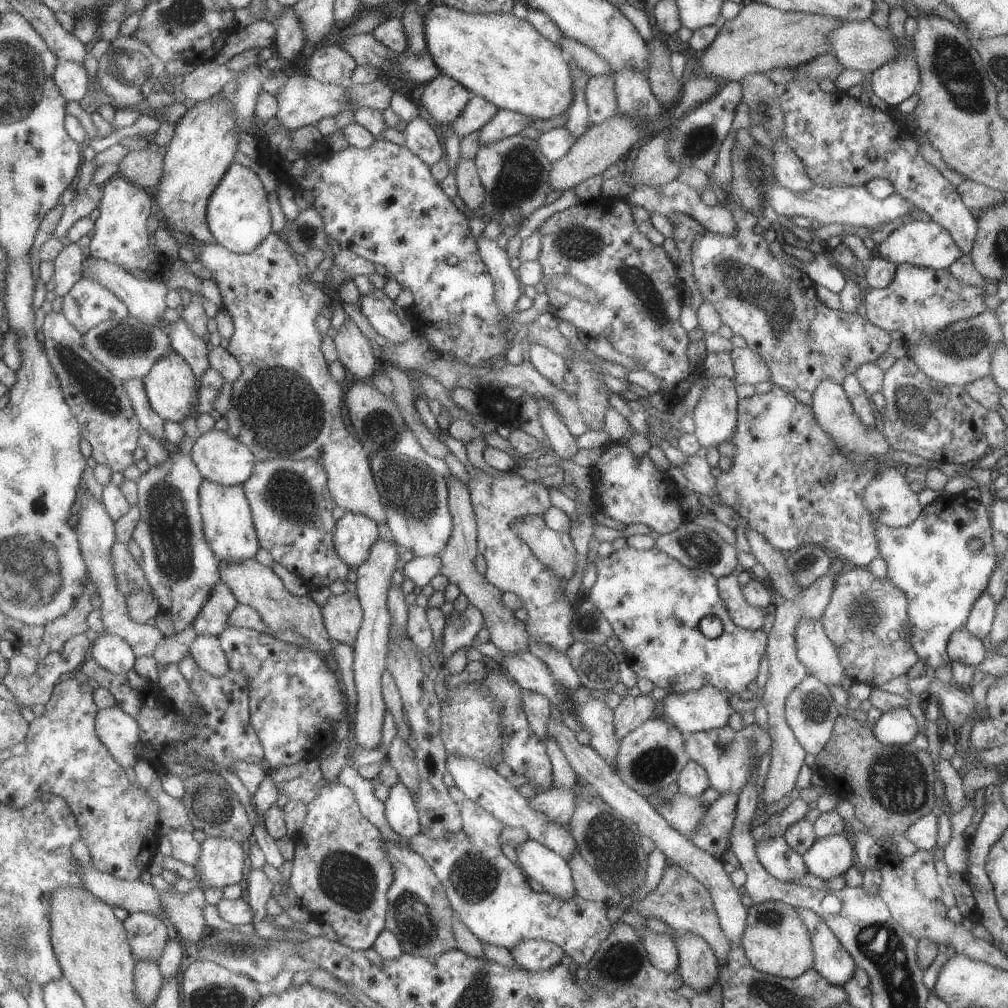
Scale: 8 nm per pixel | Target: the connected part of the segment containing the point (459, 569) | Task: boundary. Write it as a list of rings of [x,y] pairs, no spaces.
[[[451,475],[446,480],[450,488],[450,509],[454,516],[454,532],[446,548],[441,554],[443,568],[440,574],[454,583],[482,614],[490,632],[491,641],[505,654],[521,654],[529,651],[530,634],[526,622],[515,618],[513,611],[503,604],[503,592],[499,590],[484,574],[475,568],[475,558],[479,556],[478,520],[472,503],[470,486]]]

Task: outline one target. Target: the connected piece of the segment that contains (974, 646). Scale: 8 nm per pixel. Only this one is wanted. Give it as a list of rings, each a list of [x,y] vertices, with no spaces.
[[[959,628],[951,632],[946,644],[947,656],[951,661],[967,664],[975,670],[977,664],[981,664],[985,658],[985,646],[977,636],[969,634],[967,628]]]

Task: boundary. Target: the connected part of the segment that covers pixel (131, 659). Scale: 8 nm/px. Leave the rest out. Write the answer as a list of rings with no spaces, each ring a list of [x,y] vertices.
[[[109,632],[94,637],[92,656],[103,668],[115,674],[127,674],[136,668],[138,656],[124,637]]]

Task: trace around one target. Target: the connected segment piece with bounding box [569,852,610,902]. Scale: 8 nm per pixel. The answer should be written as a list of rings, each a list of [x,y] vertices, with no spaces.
[[[577,852],[571,860],[569,860],[571,870],[575,879],[575,888],[577,894],[581,895],[588,901],[605,901],[609,898],[610,890],[605,886],[605,882],[599,878],[598,873],[594,871],[583,860],[580,852]]]

